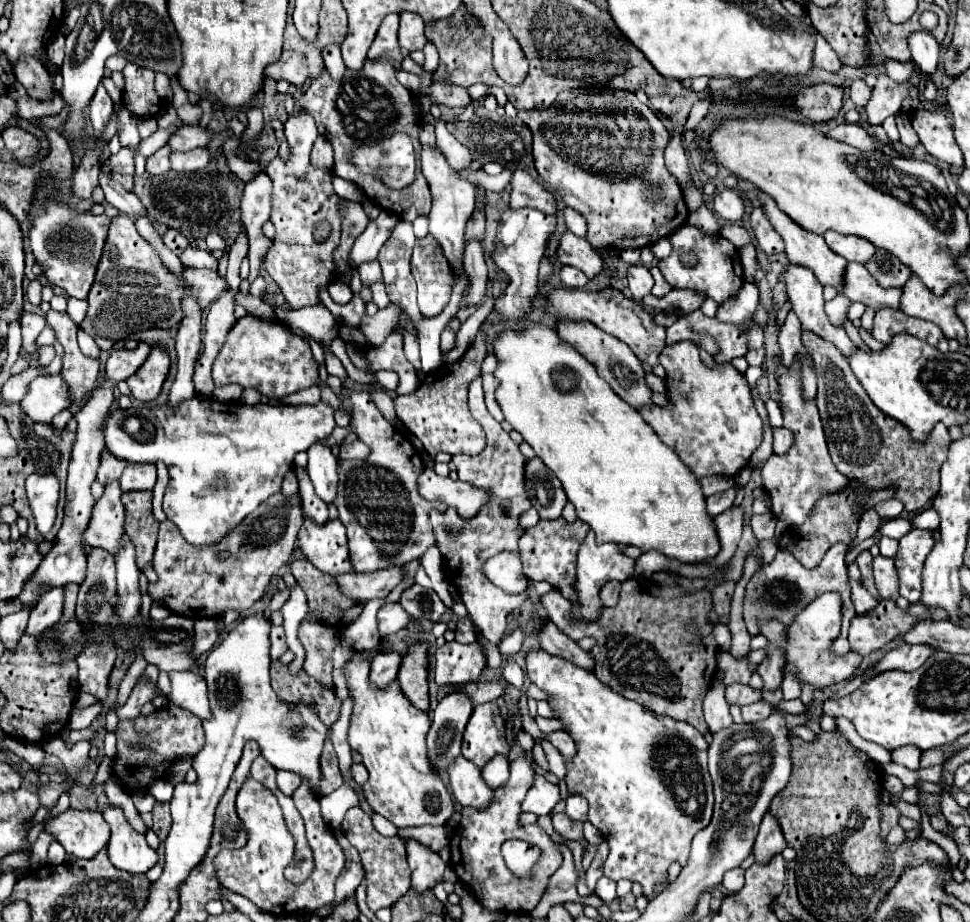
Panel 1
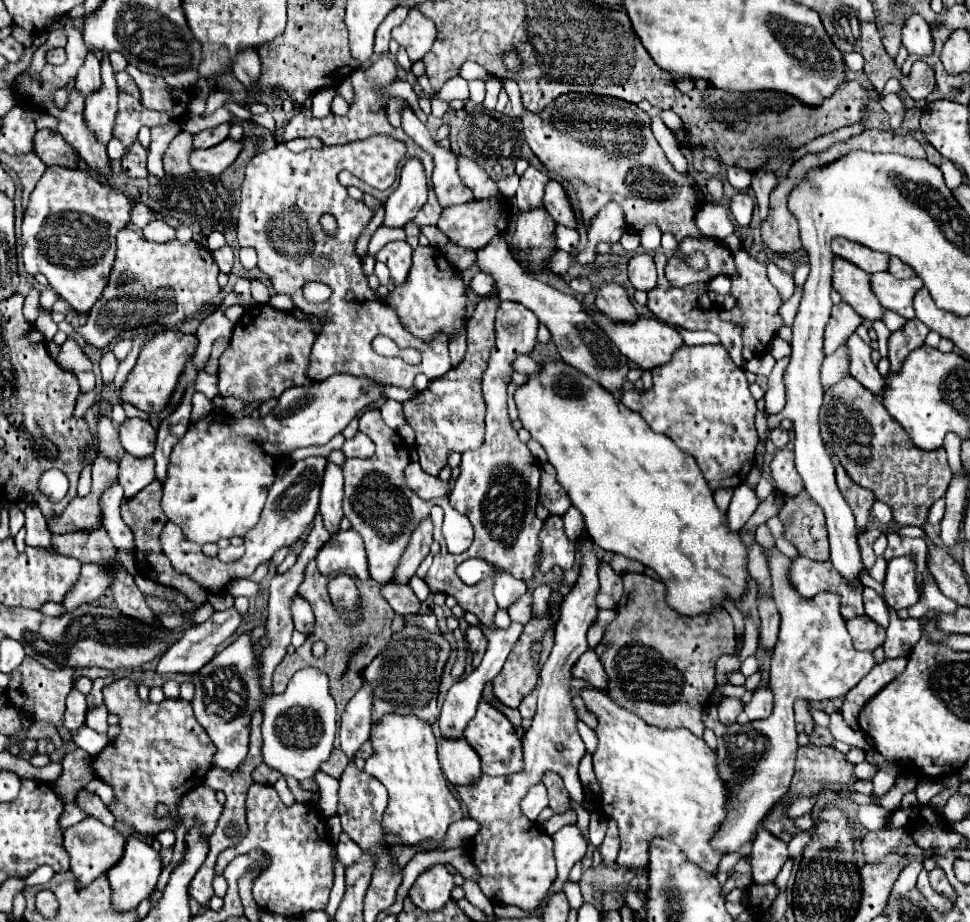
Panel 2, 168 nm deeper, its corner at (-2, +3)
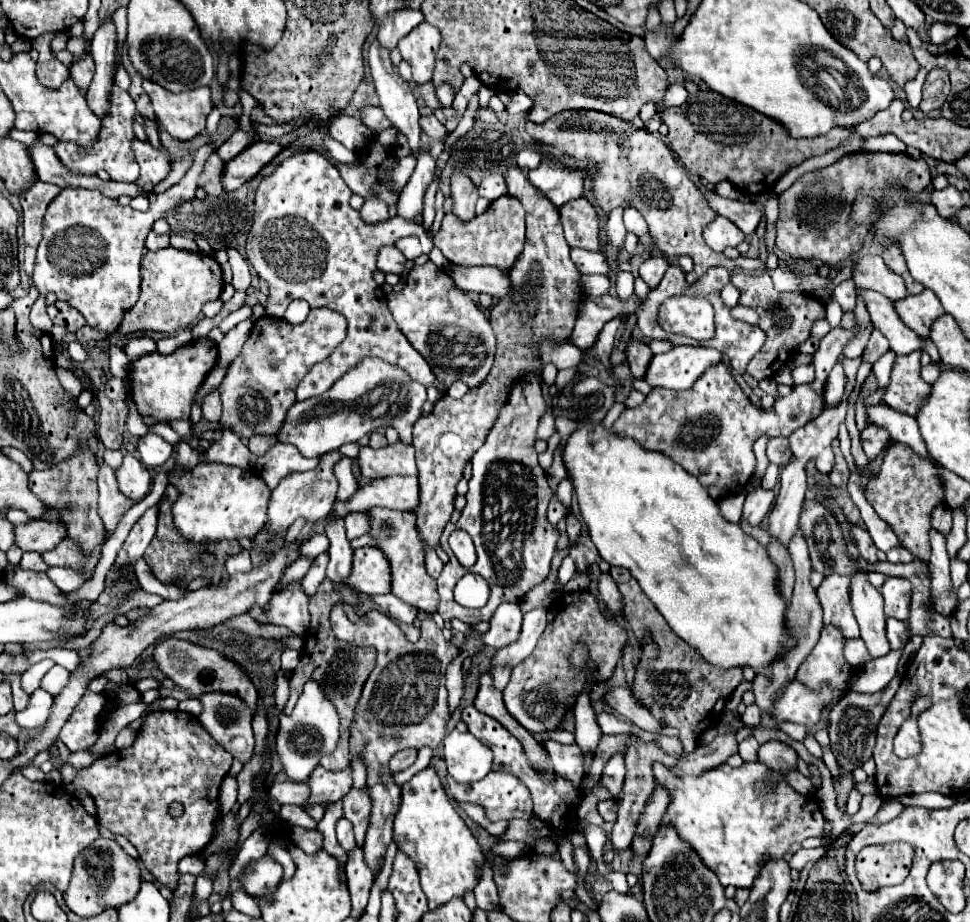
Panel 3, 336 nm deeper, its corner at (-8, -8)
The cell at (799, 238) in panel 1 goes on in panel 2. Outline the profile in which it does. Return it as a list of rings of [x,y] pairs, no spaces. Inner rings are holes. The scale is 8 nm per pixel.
[[[834,256],[832,268],[832,288],[842,296],[842,300],[848,302],[862,318],[880,320],[884,308],[876,296],[872,296],[870,274],[862,272],[856,268],[856,264],[850,264],[840,256]]]

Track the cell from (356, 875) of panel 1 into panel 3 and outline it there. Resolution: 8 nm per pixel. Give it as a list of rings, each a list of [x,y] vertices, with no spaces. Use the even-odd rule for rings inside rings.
[[[344,817],[336,823],[336,835],[338,835],[340,845],[342,845],[346,851],[350,851],[350,849],[354,849],[354,847],[356,847],[352,825],[350,825],[350,821],[346,821]]]

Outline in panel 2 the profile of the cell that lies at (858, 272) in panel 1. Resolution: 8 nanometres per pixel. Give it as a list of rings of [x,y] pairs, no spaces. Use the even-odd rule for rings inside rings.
[[[876,272],[872,274],[872,292],[880,300],[880,304],[888,310],[898,312],[906,320],[914,318],[912,298],[922,288],[922,280],[918,276],[908,280],[896,280],[888,272]]]

